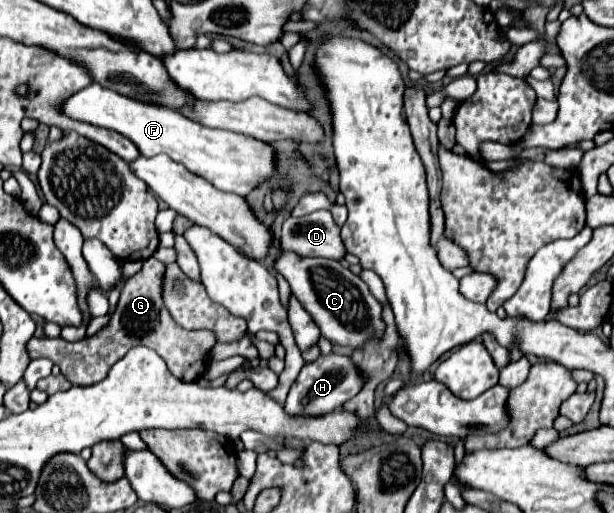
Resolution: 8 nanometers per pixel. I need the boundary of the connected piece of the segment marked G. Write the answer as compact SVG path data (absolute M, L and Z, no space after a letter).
M150 257L142 261L142 269L130 277L120 293L116 309L110 313L110 321L104 329L100 329L96 335L86 337L78 343L66 343L64 339L48 339L48 337L32 337L26 343L26 351L30 359L48 357L52 363L56 363L62 371L62 375L72 385L94 385L106 377L106 371L122 359L132 347L144 345L154 349L166 363L168 369L184 383L194 383L202 377L202 373L208 367L210 351L216 345L216 335L212 331L200 329L200 331L188 331L182 329L166 311L162 301L162 279L164 279L166 265L160 263L156 257Z

